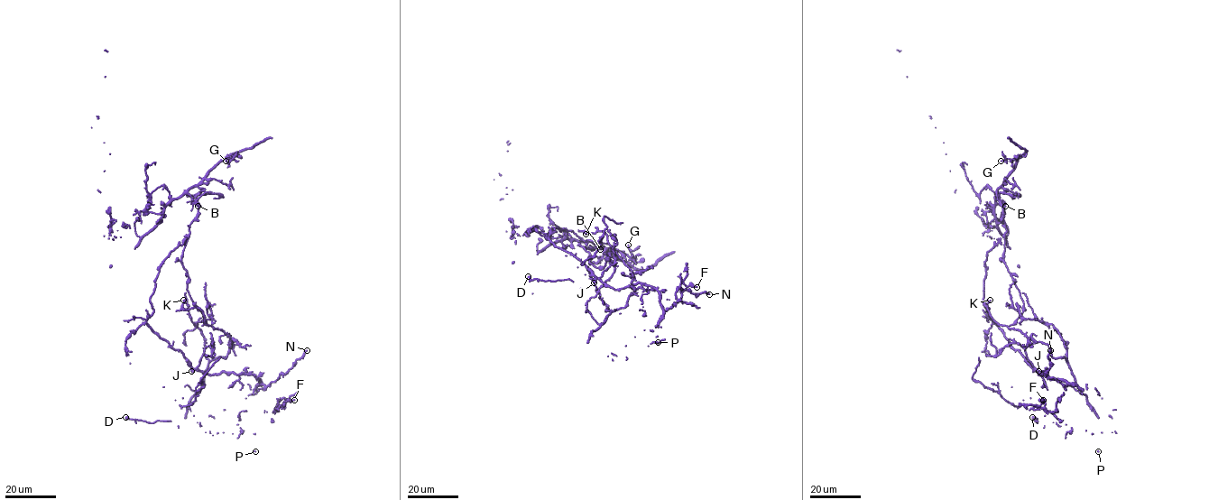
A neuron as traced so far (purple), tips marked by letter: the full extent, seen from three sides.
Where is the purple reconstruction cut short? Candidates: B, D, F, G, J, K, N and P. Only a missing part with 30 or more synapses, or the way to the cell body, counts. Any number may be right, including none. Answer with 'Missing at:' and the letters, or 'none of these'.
Missing at: G, N, P

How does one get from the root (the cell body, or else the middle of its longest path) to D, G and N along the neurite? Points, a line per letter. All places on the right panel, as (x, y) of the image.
D: (985, 265), (987, 315), (1034, 367), (1025, 347), (1010, 342), (986, 356), (973, 378), (1037, 422), (1032, 417)
G: (985, 265), (986, 254), (998, 242), (1004, 244), (1007, 229), (996, 190), (1015, 168), (1018, 156), (1001, 161)
N: (985, 265), (982, 304), (988, 317), (1032, 368), (1047, 378), (1061, 379), (1065, 386), (1046, 374), (1050, 350)

